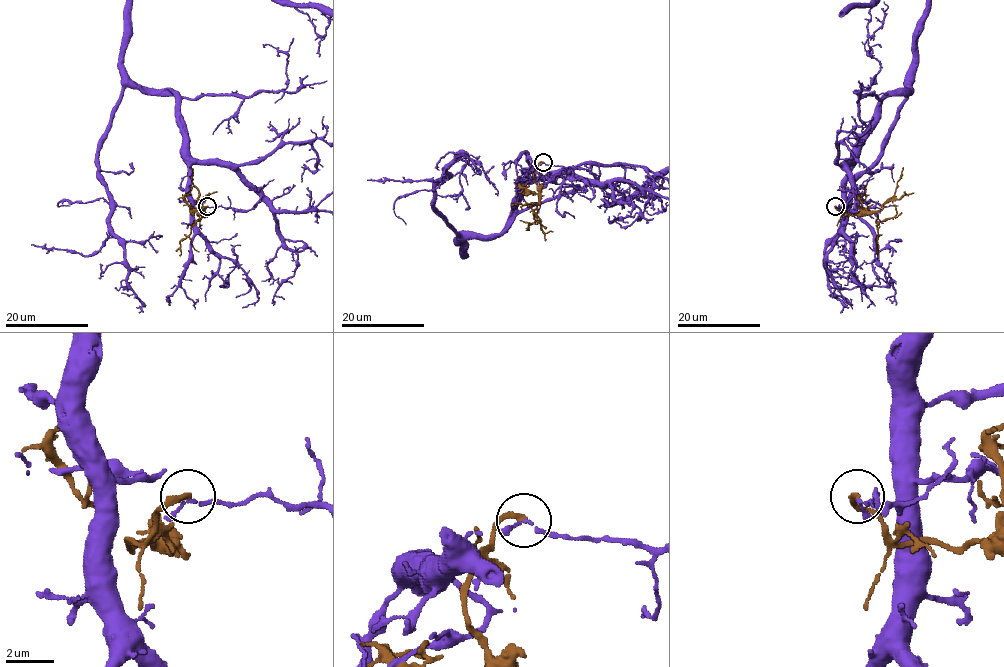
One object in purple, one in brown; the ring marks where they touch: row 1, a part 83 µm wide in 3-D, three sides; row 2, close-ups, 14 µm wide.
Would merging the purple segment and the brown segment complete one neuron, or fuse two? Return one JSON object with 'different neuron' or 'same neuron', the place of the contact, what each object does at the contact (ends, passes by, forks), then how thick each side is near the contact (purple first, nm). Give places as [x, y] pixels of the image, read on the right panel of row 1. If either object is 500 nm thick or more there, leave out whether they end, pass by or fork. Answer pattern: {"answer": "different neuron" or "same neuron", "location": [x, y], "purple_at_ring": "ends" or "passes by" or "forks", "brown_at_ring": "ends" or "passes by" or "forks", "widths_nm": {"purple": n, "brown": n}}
{"answer": "different neuron", "location": [835, 206], "purple_at_ring": "passes by", "brown_at_ring": "ends", "widths_nm": {"purple": 120, "brown": 240}}

